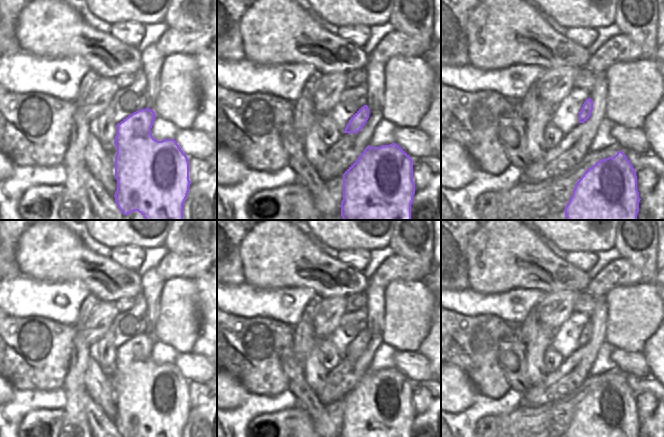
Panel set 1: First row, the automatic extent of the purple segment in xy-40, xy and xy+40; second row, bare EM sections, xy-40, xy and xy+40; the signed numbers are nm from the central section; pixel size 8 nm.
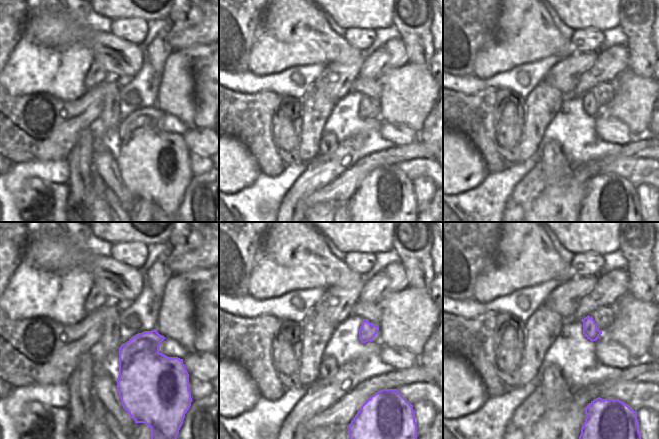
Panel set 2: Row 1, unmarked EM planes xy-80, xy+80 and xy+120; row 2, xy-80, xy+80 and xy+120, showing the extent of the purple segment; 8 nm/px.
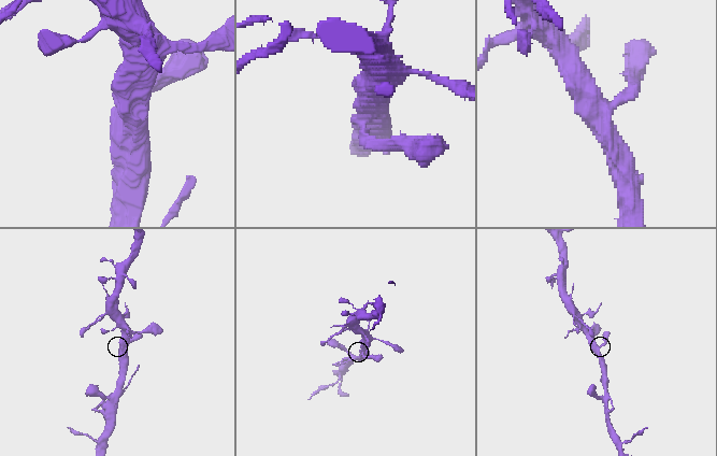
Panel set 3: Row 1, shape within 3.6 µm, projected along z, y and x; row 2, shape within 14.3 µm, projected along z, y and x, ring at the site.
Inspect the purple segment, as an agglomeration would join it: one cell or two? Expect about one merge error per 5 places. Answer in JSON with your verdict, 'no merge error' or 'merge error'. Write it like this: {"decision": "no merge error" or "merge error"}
{"decision": "no merge error"}

